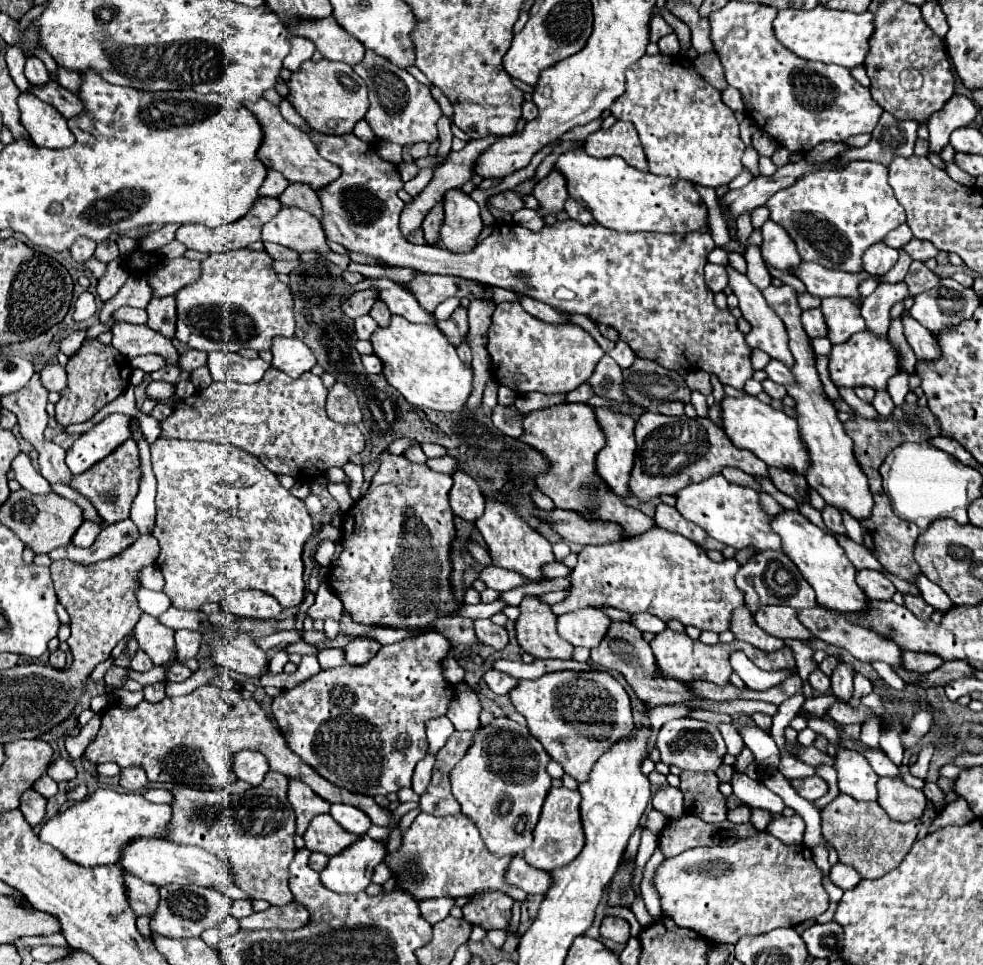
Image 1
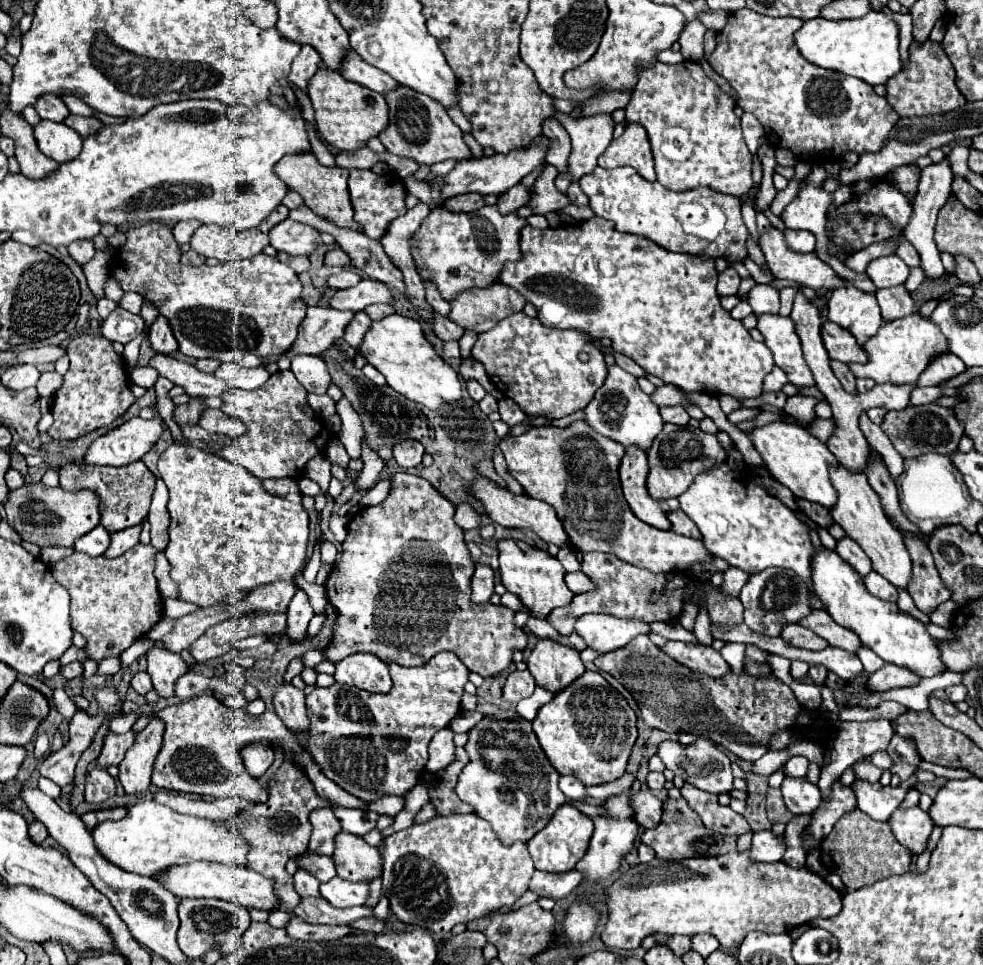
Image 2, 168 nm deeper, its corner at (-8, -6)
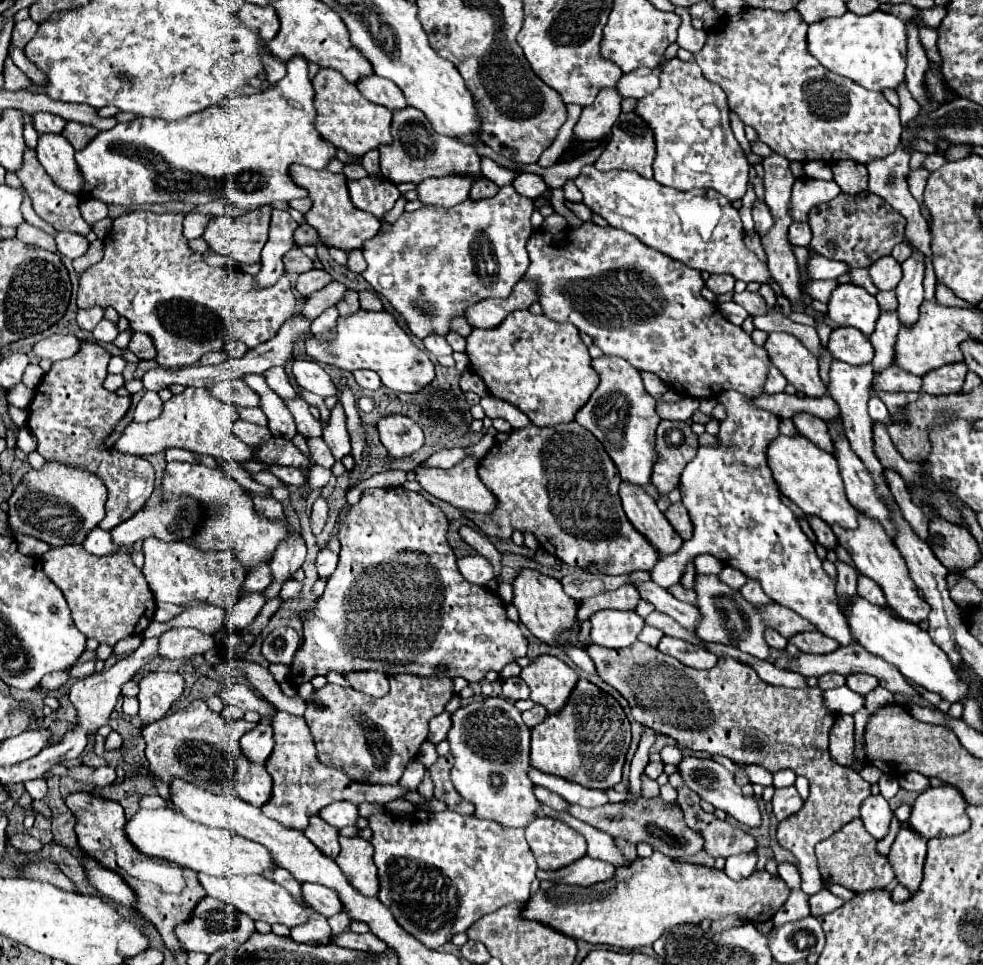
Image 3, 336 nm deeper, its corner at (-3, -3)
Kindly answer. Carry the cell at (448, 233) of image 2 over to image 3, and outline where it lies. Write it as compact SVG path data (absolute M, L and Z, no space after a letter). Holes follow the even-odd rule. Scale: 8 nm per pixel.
M502 186L496 196L482 200L464 200L454 208L424 206L416 212L404 212L388 230L380 230L362 246L368 268L362 272L364 280L382 294L392 308L404 318L410 332L424 340L430 334L450 334L450 320L464 316L466 308L486 298L508 298L514 284L518 284L528 270L526 242L534 232L530 216L534 200L520 196L514 186Z

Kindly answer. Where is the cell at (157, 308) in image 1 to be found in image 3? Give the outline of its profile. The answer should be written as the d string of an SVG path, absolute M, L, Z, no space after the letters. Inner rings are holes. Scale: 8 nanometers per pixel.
M134 332L132 334L128 350L134 352L140 360L152 360L156 356L156 348L154 348L150 336L146 338L146 334L142 334L142 332Z

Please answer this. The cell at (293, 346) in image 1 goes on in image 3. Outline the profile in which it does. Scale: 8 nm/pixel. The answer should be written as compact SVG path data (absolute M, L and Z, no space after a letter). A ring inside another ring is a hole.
M294 360L292 372L294 372L298 384L312 394L318 394L322 398L338 394L338 388L334 386L332 378L314 360Z

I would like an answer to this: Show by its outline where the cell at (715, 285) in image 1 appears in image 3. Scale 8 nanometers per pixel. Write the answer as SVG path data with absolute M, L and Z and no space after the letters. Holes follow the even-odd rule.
M714 274L706 280L706 286L714 292L714 294L726 294L726 292L732 292L734 290L734 278L728 276L728 274Z

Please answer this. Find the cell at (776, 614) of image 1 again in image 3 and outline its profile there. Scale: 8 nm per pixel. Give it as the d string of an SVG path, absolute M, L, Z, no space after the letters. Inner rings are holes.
M818 630L796 634L790 638L790 642L796 644L800 648L800 652L806 652L806 654L830 654L830 652L838 650L838 642L834 642L832 638L826 638Z

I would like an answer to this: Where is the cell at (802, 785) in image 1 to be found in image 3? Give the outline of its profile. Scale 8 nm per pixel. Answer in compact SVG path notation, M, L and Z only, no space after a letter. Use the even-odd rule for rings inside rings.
M794 786L774 790L774 796L772 796L772 812L778 818L778 822L794 816L800 808L802 808L802 800L800 800L800 796L798 796L798 792L796 792Z

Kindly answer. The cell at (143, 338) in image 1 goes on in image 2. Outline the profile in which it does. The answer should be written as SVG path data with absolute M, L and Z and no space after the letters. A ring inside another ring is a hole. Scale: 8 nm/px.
M155 353L149 361L151 367L155 367L159 371L159 375L167 377L169 381L173 381L175 385L181 385L189 395L199 397L199 395L223 395L225 391L229 391L231 387L225 385L221 379L217 379L211 373L203 373L199 369L195 369L193 365L179 361L171 355L165 353Z

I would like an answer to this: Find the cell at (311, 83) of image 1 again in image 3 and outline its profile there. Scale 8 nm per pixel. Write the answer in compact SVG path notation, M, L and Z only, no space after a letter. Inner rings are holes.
M320 70L316 78L312 80L314 86L314 106L318 110L316 116L316 130L330 140L336 148L342 148L350 156L362 158L366 152L376 150L382 144L388 144L392 140L390 134L390 122L392 122L392 112L386 110L384 106L372 104L366 100L358 90L356 84L350 84L342 74L334 70Z

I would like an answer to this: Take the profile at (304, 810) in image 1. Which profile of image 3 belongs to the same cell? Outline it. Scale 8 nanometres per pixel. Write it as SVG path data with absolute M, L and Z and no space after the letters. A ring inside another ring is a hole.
M312 816L308 828L304 830L304 836L328 858L336 858L340 854L338 844L338 830L326 824L320 816Z

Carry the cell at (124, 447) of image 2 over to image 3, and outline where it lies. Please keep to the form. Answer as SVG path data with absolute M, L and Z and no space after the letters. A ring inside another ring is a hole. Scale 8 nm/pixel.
M186 388L182 394L164 402L164 412L150 424L130 424L120 440L114 444L118 452L148 456L164 452L168 448L182 448L196 454L208 454L212 458L224 458L234 464L252 460L252 448L236 438L232 424L238 420L238 410L230 404L214 398L206 388Z

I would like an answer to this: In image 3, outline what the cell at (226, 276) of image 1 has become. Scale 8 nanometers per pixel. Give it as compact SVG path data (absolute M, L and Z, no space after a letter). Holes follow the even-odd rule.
M136 210L122 214L114 220L110 234L104 240L104 258L80 274L78 308L114 308L118 316L124 316L134 332L144 332L156 346L156 360L162 368L192 366L202 354L210 350L222 350L228 338L238 338L248 348L254 348L270 340L278 328L294 314L296 296L288 276L284 274L270 288L256 288L252 276L238 268L212 268L200 254L188 248L188 240L182 236L184 214L154 214L148 210Z

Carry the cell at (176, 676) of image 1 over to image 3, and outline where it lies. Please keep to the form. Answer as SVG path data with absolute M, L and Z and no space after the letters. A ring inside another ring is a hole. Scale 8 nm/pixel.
M230 684L226 690L222 690L220 698L224 700L224 704L234 704L234 706L238 706L244 712L252 710L252 712L260 714L260 718L266 718L266 716L270 716L274 712L274 708L270 706L270 702L266 702L264 698L258 698L244 684Z

